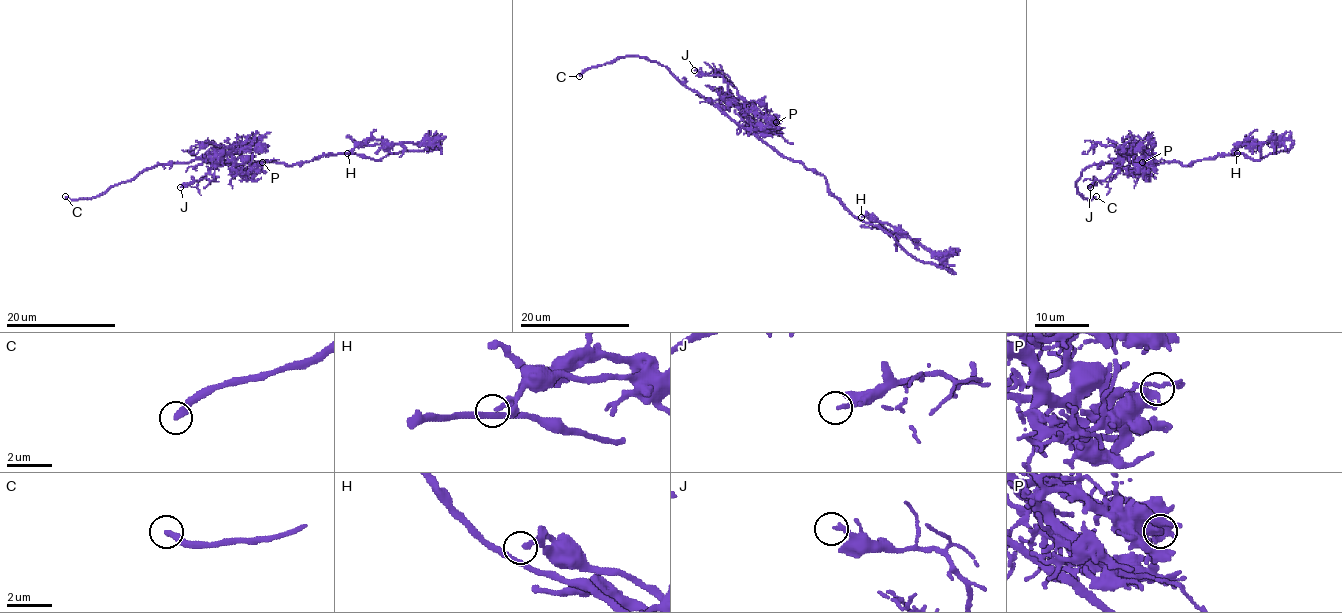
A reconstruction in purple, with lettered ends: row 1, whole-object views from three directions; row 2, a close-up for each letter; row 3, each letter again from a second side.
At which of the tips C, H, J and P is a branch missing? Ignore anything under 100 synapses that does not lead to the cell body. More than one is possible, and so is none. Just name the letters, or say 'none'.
C

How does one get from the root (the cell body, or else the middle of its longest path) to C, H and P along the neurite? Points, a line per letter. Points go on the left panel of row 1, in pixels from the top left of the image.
C: (301, 162), (220, 165), (191, 159), (157, 163), (130, 180), (110, 185), (99, 195), (82, 199), (65, 196)
H: (301, 162), (338, 154), (381, 159), (394, 153), (431, 150), (436, 142), (360, 144), (347, 153)
P: (301, 162), (292, 165), (243, 162), (243, 172), (251, 180), (253, 172), (262, 162)

